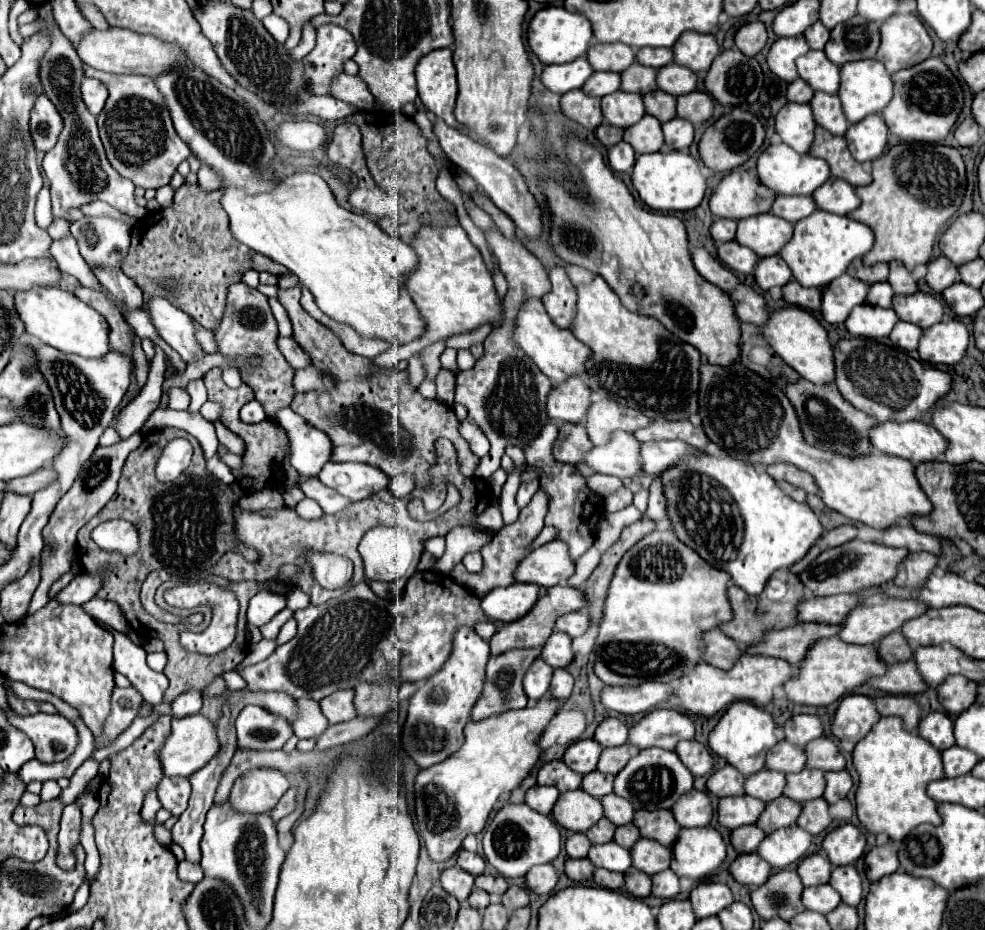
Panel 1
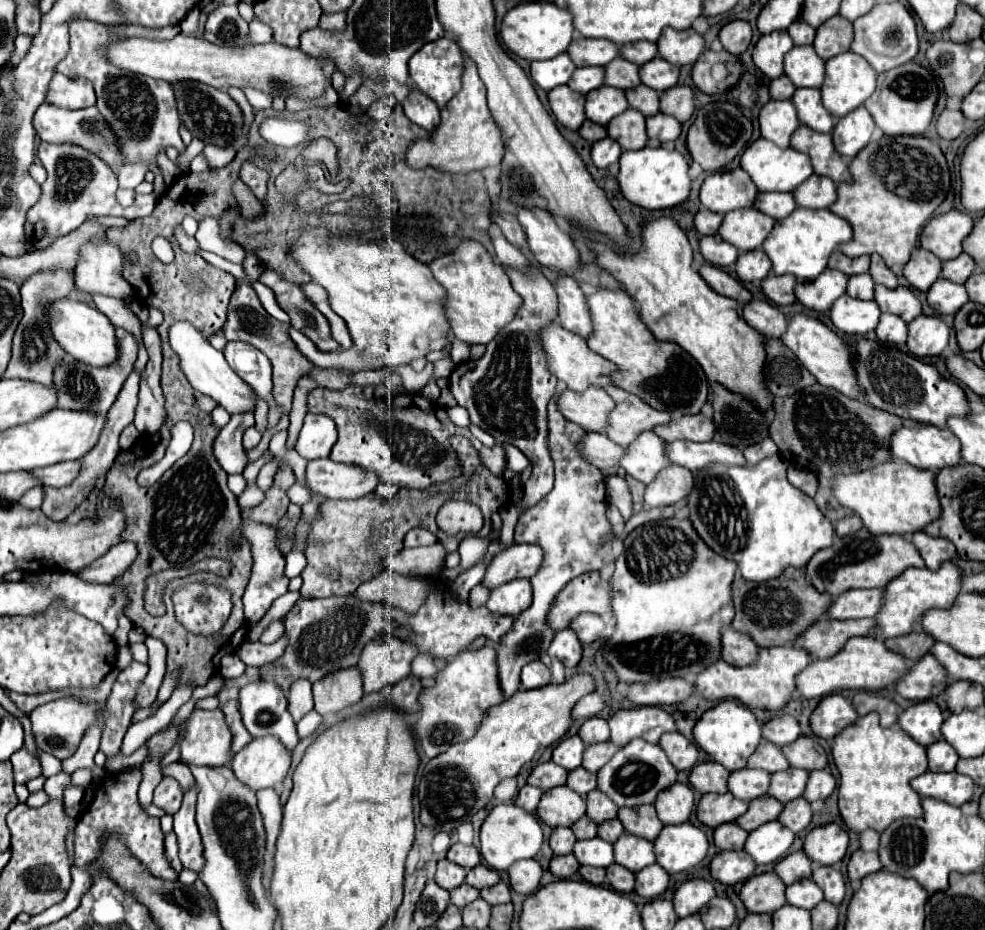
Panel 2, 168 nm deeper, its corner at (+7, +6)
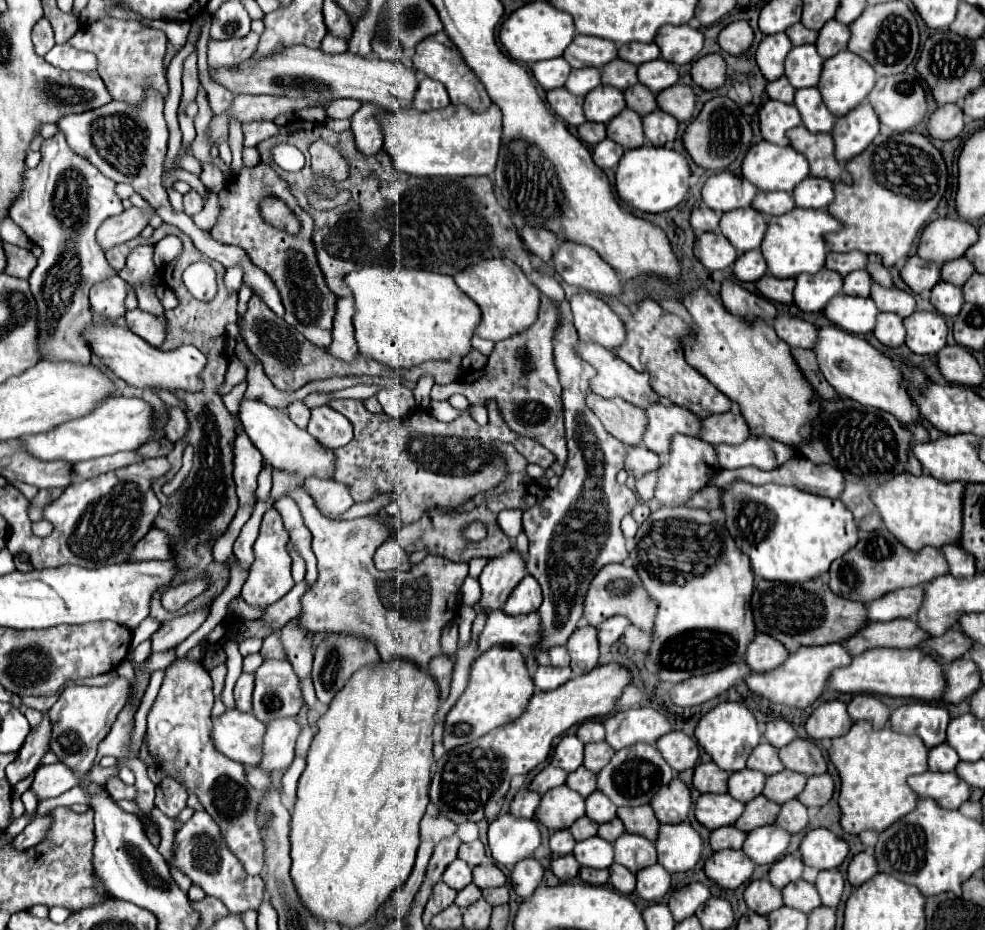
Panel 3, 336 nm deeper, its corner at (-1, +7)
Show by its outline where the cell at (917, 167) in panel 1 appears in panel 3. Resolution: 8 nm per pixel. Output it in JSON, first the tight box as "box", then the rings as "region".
{"box":[825,131,947,267],"region":[[[911,131],[893,133],[887,139],[879,137],[877,141],[873,141],[863,153],[859,153],[859,157],[853,157],[851,161],[847,161],[845,169],[851,173],[853,183],[851,185],[835,183],[833,185],[835,199],[827,207],[827,211],[837,221],[841,221],[843,229],[837,233],[825,235],[827,247],[831,251],[843,251],[843,253],[855,251],[855,249],[863,253],[877,253],[883,259],[885,267],[897,261],[905,261],[915,237],[929,223],[929,217],[935,211],[947,187],[947,167],[939,149],[935,149],[925,135],[911,133]]]}

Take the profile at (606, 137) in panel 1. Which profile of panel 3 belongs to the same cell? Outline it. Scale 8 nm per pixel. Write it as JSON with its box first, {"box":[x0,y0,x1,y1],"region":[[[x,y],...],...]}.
{"box":[579,121,605,145],"region":[[[585,121],[579,127],[579,139],[585,141],[587,145],[597,145],[599,141],[603,141],[605,135],[605,125],[603,123],[593,123],[593,121]]]}

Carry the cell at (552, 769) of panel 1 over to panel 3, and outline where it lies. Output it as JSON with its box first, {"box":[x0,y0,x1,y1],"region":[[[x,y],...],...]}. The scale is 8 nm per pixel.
{"box":[529,765,567,795],"region":[[[547,765],[547,767],[541,769],[541,771],[535,775],[535,779],[529,783],[529,789],[531,789],[531,791],[537,791],[539,795],[543,795],[543,793],[547,793],[547,791],[553,789],[553,787],[563,785],[565,779],[567,779],[567,773],[565,773],[565,771],[553,767],[553,765]]]}

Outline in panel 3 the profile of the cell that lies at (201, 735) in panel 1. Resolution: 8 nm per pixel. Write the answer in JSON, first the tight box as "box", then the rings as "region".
{"box":[213,711,265,765],"region":[[[225,711],[221,717],[213,719],[213,743],[223,755],[237,763],[259,765],[265,729],[265,723],[257,721],[249,711]]]}

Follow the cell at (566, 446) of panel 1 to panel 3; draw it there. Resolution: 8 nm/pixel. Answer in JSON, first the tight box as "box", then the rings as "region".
{"box":[625,447,661,479],"region":[[[627,447],[627,459],[625,459],[625,469],[629,475],[635,479],[643,477],[649,471],[657,471],[661,465],[659,455],[645,449],[645,447]]]}

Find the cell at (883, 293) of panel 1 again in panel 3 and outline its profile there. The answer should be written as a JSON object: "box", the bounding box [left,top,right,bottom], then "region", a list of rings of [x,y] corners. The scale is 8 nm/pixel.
{"box":[843,271,871,297],"region":[[[853,271],[845,275],[845,285],[843,285],[845,295],[869,297],[869,291],[871,291],[871,277],[867,271]]]}

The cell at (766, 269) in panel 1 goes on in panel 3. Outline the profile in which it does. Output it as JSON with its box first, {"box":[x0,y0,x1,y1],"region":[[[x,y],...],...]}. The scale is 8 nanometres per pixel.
{"box":[733,249,767,281],"region":[[[759,249],[747,251],[741,257],[737,257],[737,261],[733,263],[733,275],[737,281],[757,281],[767,273],[767,265],[765,259],[761,255]]]}

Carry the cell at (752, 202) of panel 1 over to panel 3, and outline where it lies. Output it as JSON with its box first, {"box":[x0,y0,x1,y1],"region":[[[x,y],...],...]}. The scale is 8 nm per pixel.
{"box":[701,171,759,213],"region":[[[721,171],[705,181],[701,199],[709,209],[717,213],[725,213],[725,211],[749,207],[757,193],[759,193],[757,187],[745,181],[743,177],[737,177],[731,171]]]}

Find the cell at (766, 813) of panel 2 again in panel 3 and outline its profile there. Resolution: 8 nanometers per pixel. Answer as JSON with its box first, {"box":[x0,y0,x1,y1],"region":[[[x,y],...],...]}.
{"box":[735,795,779,833],"region":[[[759,795],[753,801],[745,803],[745,813],[737,819],[735,827],[749,833],[751,829],[757,829],[757,827],[763,827],[763,825],[773,825],[777,811],[779,811],[777,803]]]}

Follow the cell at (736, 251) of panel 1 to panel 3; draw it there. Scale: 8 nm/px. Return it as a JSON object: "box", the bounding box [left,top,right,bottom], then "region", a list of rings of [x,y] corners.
{"box":[693,231,737,271],"region":[[[719,231],[701,233],[695,239],[693,253],[701,261],[701,265],[705,265],[711,271],[725,269],[725,267],[733,265],[737,259],[737,251],[733,249],[733,245],[729,241],[725,241],[725,237]]]}

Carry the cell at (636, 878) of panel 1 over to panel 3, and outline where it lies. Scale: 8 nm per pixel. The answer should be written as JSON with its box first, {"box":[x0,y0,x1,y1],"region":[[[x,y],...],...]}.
{"box":[609,863,635,895],"region":[[[613,863],[613,865],[609,867],[609,875],[611,875],[609,883],[611,883],[617,891],[621,891],[621,893],[625,893],[625,895],[629,895],[629,893],[635,891],[635,875],[633,875],[629,869],[625,869],[623,865]]]}

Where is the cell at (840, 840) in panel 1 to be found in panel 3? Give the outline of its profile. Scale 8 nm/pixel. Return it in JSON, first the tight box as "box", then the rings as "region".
{"box":[799,829,849,871],"region":[[[813,829],[807,831],[807,835],[803,837],[799,845],[799,853],[805,865],[821,871],[821,869],[839,867],[845,861],[849,847],[841,837],[837,837],[829,829]]]}

